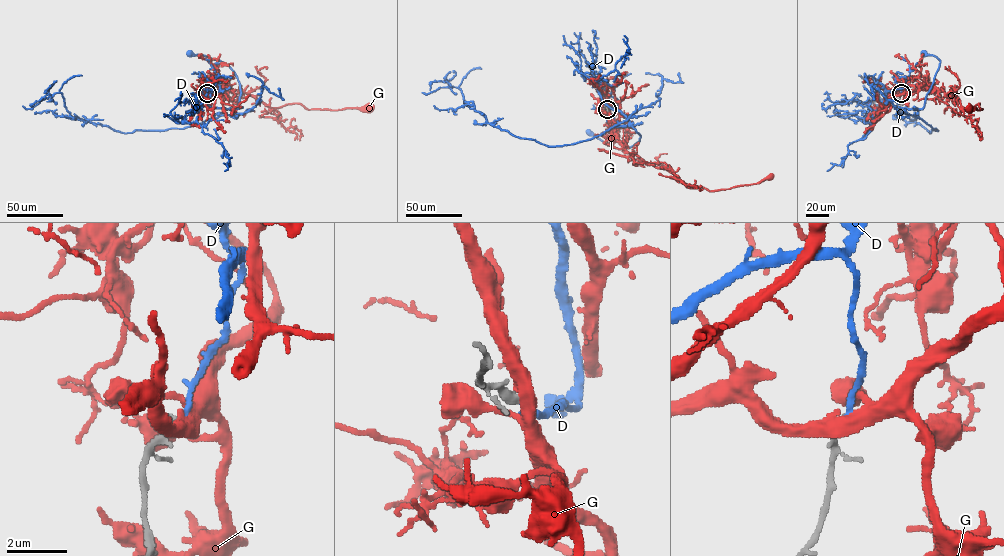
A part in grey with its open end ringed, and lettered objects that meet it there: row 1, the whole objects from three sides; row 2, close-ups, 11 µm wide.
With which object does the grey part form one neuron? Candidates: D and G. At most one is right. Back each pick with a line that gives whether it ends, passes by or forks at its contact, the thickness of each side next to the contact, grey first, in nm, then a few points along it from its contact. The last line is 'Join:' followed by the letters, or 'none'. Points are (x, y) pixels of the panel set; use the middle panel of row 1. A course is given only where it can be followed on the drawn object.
D: it ends; calibres 400 and 170 nm; course (607, 109), (609, 94), (600, 91), (601, 99), (624, 115), (639, 140), (627, 148), (613, 147), (589, 132)
Join: D

